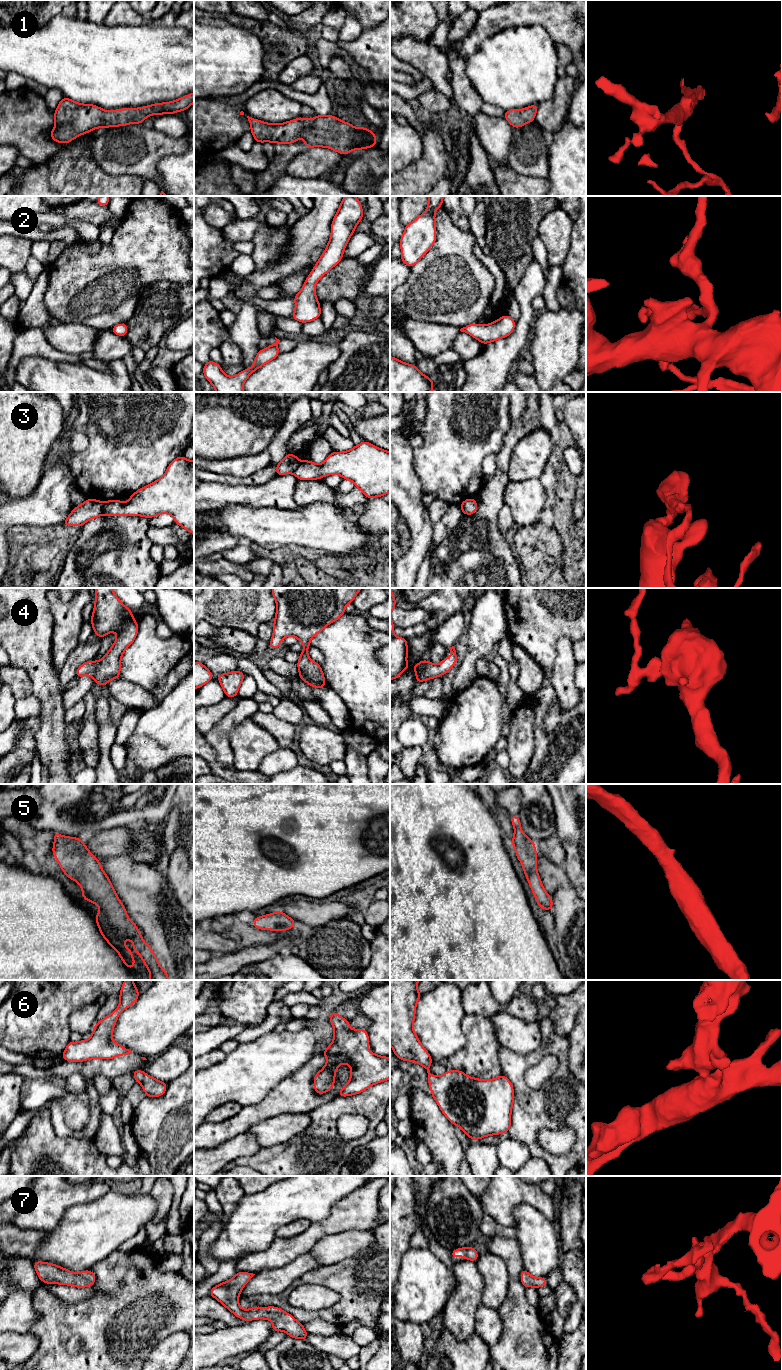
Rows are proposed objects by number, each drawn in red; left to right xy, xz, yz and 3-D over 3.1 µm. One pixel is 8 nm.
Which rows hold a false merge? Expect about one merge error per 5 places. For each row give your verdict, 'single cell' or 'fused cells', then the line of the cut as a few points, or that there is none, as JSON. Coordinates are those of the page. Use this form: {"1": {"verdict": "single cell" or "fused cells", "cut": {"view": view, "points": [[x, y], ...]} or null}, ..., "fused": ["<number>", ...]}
{"1": {"verdict": "single cell", "cut": null}, "2": {"verdict": "single cell", "cut": null}, "3": {"verdict": "fused cells", "cut": {"view": "xy", "points": [[101, 502], [103, 513]]}}, "4": {"verdict": "single cell", "cut": null}, "5": {"verdict": "single cell", "cut": null}, "6": {"verdict": "single cell", "cut": null}, "7": {"verdict": "single cell", "cut": null}, "fused": ["3"]}

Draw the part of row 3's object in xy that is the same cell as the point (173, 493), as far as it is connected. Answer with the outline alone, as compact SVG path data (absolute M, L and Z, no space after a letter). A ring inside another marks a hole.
M183 455L177 457L169 464L165 474L160 479L137 490L125 504L120 499L103 501L102 510L103 514L107 516L143 516L148 519L167 513L174 518L176 524L194 535L194 460L189 461Z

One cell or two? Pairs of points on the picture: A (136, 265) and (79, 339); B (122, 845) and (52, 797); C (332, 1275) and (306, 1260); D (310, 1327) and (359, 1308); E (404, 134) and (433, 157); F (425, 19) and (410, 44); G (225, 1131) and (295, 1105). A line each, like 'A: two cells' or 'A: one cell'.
A: two cells
B: two cells
C: two cells
D: two cells
E: two cells
F: two cells
G: one cell

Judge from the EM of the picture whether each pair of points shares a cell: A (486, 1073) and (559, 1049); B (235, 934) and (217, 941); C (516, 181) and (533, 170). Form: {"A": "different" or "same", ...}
{"A": "different", "B": "different", "C": "different"}

